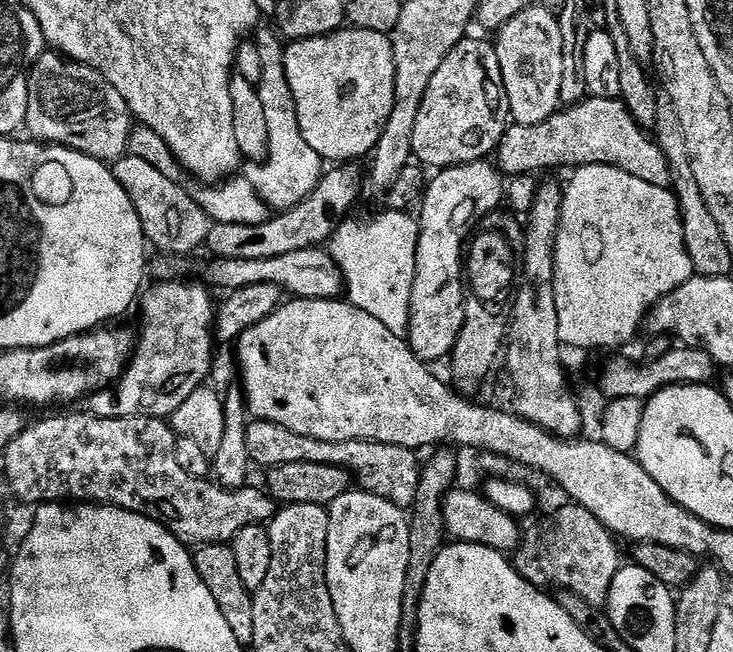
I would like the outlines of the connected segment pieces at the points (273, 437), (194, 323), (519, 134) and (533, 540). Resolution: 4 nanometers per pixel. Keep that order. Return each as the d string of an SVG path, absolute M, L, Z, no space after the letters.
M257 419L249 423L246 446L250 449L253 465L260 467L261 464L260 468L264 470L274 466L286 466L286 462L322 462L322 466L344 468L352 473L363 491L372 492L378 498L386 498L394 502L394 506L405 510L411 509L418 494L422 460L416 457L419 455L411 448L373 440L326 442L318 438L294 434L294 430L286 430L286 426L278 426L278 422Z
M183 279L156 282L139 297L138 309L144 317L140 320L140 332L138 328L136 351L114 390L95 392L87 397L87 411L91 415L171 418L194 390L209 383L217 305L214 300L212 304L213 293L203 283L186 283Z
M589 96L578 104L558 110L546 122L538 122L534 126L522 126L512 122L504 132L498 147L498 167L505 177L540 174L543 168L560 168L563 164L583 166L585 164L605 164L618 170L626 170L626 174L634 174L634 178L642 178L642 182L650 182L650 186L668 188L672 183L672 171L668 165L666 154L655 139L645 129L634 122L630 110L621 100Z
M564 502L557 512L544 516L523 533L514 553L516 572L541 590L563 590L586 598L590 606L603 609L610 586L622 567L617 537L581 504Z

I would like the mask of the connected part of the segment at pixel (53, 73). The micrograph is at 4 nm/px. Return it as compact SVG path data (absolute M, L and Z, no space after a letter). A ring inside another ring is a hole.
M46 50L28 73L24 128L33 141L60 144L95 160L115 162L127 153L133 127L134 117L126 98L98 70L69 62L63 55Z

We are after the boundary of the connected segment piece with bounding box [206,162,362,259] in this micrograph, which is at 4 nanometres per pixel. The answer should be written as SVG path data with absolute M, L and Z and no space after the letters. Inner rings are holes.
M348 162L329 167L321 176L315 190L302 203L273 215L258 226L238 226L238 222L213 223L212 229L208 231L207 251L212 251L211 255L215 259L266 259L278 258L279 255L291 254L294 251L320 248L327 245L335 232L343 226L345 220L353 215L352 206L360 198L362 172L358 167L360 166Z

